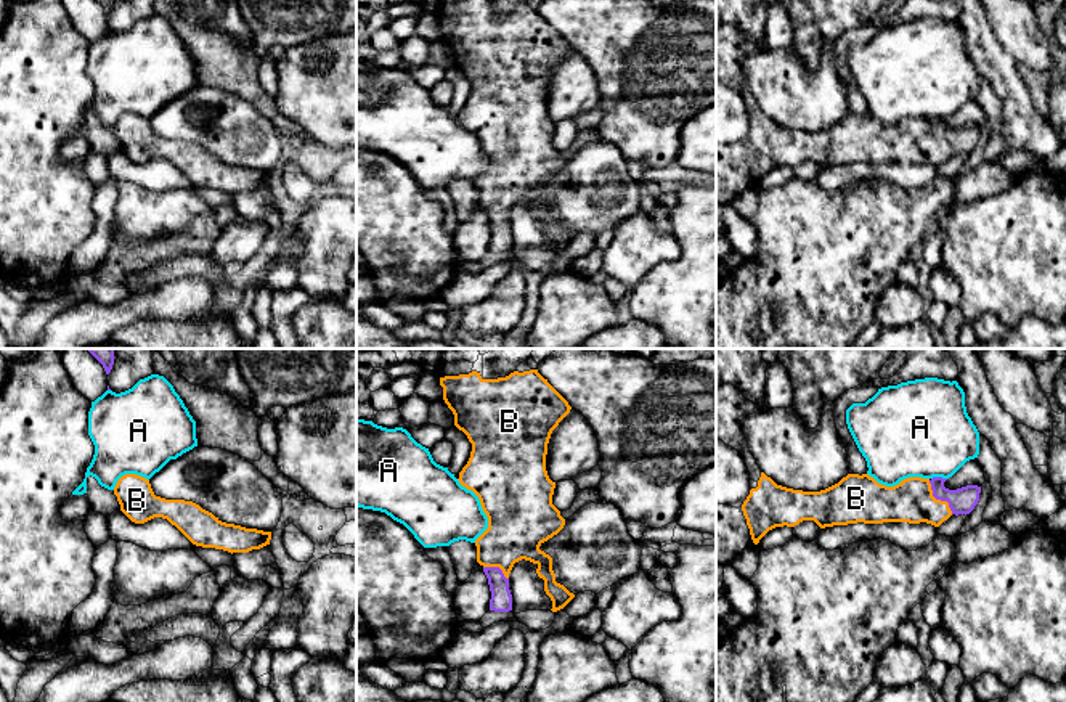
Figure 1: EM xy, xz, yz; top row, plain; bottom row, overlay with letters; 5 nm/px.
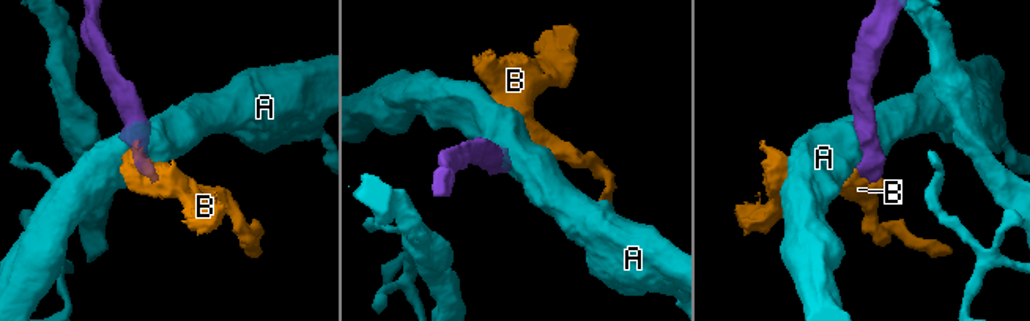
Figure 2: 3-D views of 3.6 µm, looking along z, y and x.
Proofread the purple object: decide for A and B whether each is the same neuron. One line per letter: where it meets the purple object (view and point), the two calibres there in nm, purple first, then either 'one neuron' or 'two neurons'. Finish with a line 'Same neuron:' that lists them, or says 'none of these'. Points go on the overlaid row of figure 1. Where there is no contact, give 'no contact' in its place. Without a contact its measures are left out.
A: yz (938, 477) | 130/460 nm | two neurons
B: yz (938, 498) | 130/220 nm | one neuron
Same neuron: B

